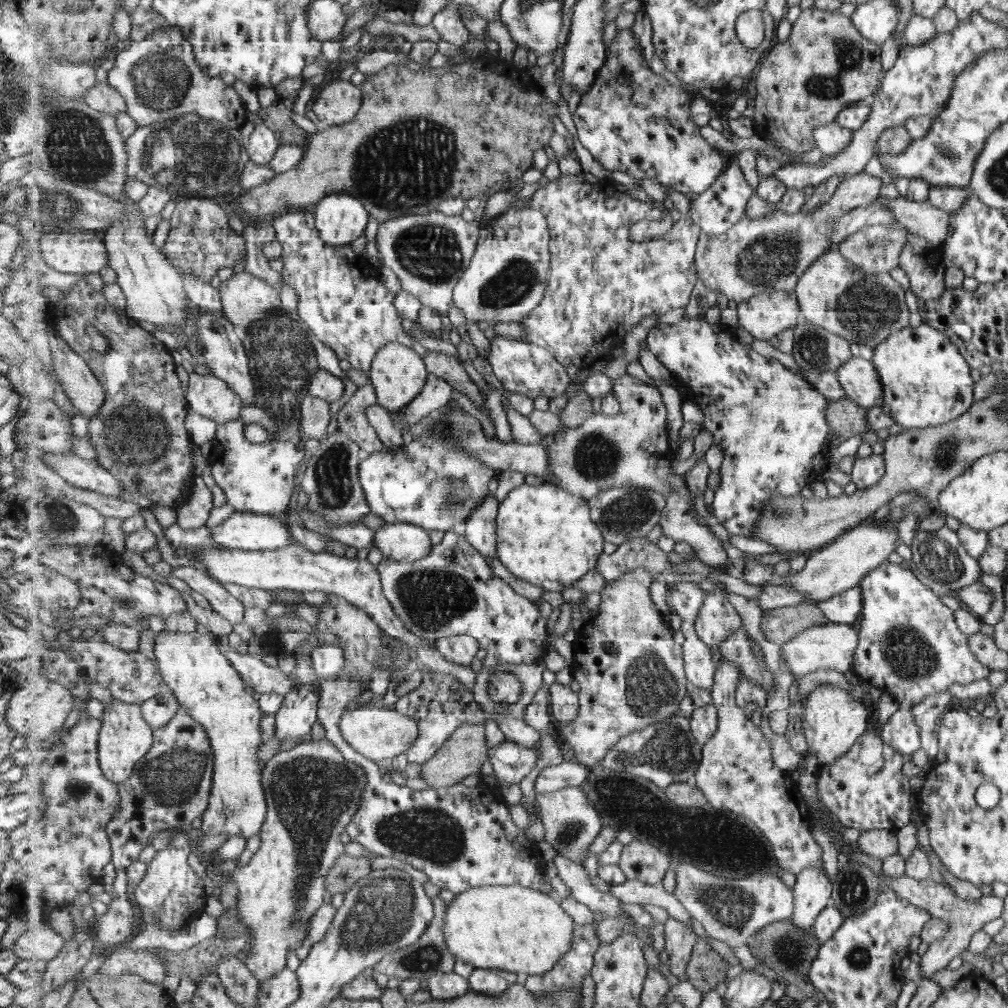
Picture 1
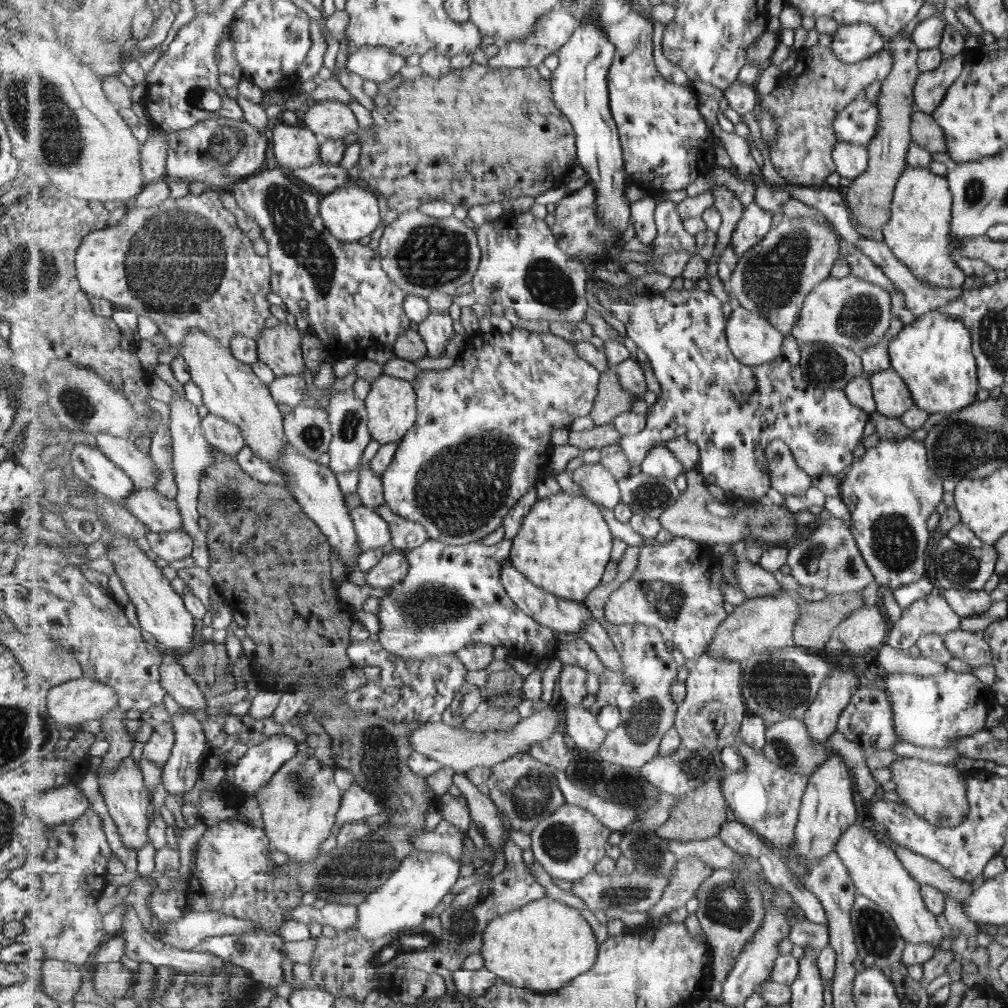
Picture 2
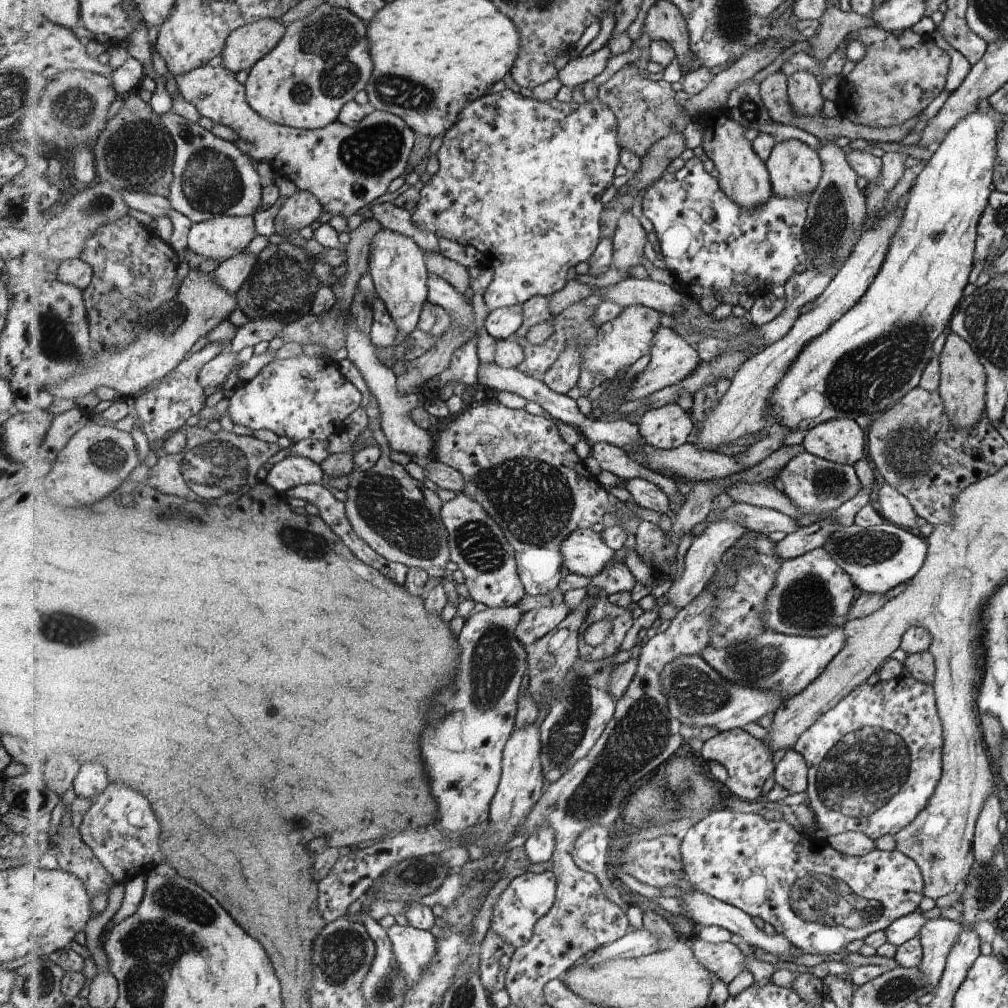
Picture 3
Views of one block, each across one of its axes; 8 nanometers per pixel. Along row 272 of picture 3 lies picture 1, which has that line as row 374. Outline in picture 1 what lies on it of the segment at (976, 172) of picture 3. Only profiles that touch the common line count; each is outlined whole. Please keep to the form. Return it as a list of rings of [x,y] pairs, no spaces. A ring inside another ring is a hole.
[[[922,322],[896,331],[873,347],[873,364],[883,385],[881,410],[904,430],[937,427],[969,410],[971,376],[962,353],[939,329]]]

